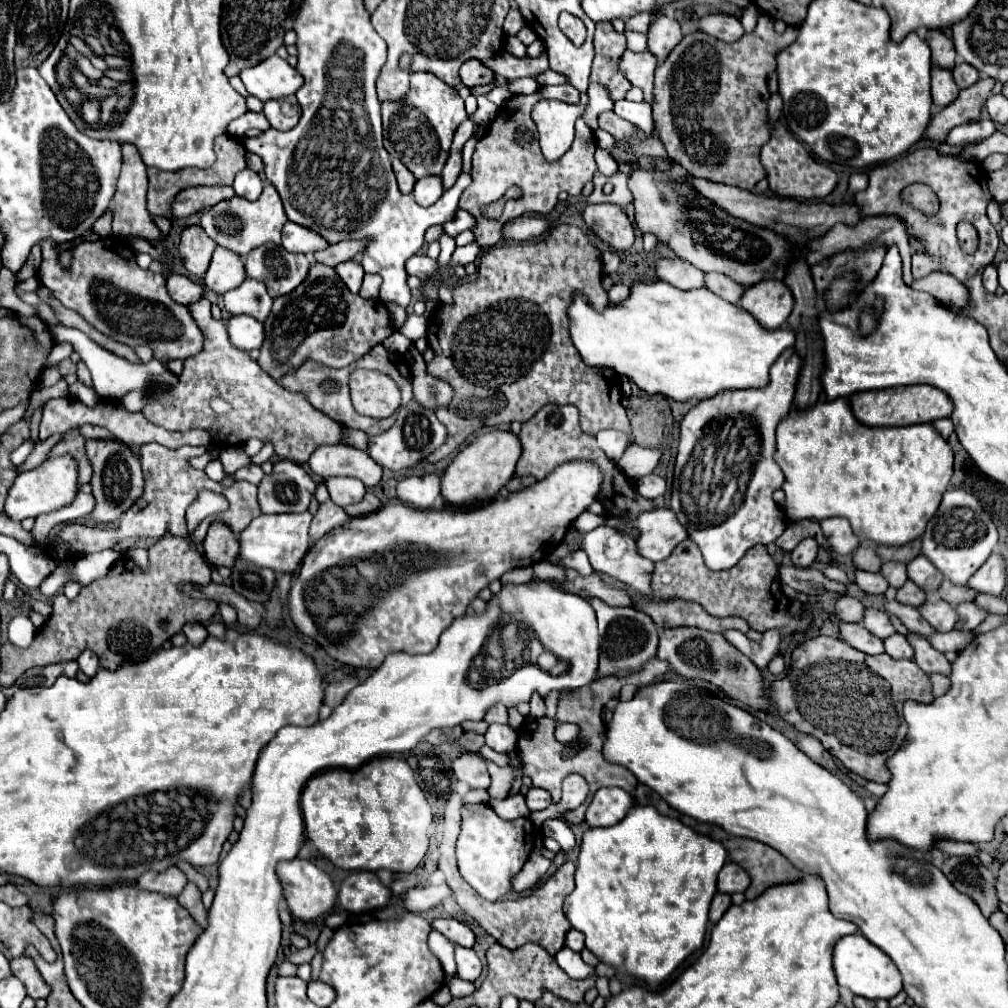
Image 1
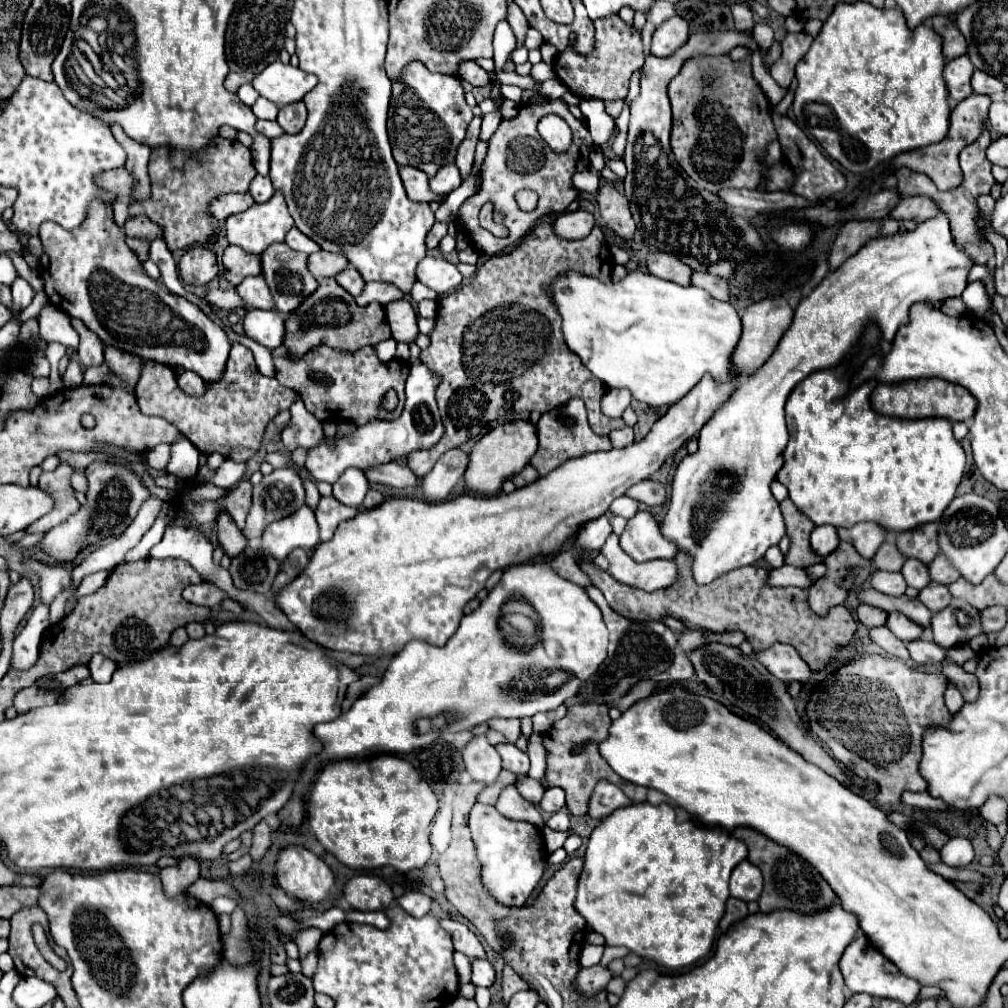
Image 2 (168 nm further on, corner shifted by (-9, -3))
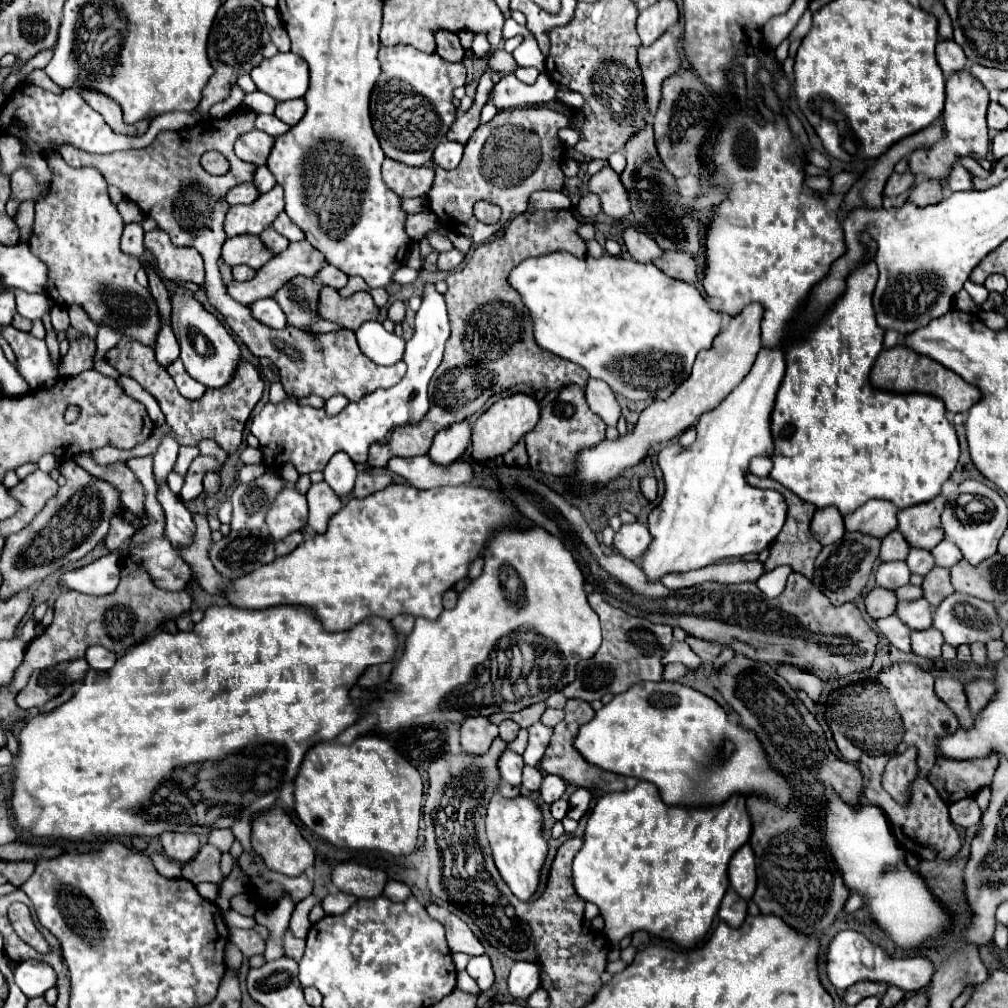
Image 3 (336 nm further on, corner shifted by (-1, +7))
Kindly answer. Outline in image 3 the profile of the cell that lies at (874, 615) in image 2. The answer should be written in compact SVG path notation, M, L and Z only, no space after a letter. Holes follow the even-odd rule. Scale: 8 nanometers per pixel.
M873 588L869 594L867 594L867 600L865 600L865 606L867 606L867 614L875 620L879 618L885 618L885 616L891 616L897 608L897 596L893 590L887 590L887 588Z

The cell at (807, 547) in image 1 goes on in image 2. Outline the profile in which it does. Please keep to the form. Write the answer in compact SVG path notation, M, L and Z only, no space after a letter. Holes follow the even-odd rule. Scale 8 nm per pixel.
M815 526L815 530L811 532L811 550L821 558L831 554L831 550L835 550L837 544L839 538L833 526Z

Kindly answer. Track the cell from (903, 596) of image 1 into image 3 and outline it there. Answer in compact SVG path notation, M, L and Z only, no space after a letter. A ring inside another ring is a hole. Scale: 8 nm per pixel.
M933 568L923 580L923 592L923 598L927 598L933 608L937 608L947 596L951 596L955 588L951 586L949 568Z

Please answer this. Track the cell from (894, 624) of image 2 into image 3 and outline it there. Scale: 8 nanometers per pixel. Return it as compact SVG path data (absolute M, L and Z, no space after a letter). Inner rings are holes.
M925 598L913 602L899 602L895 612L911 630L927 630L933 624L931 604Z

